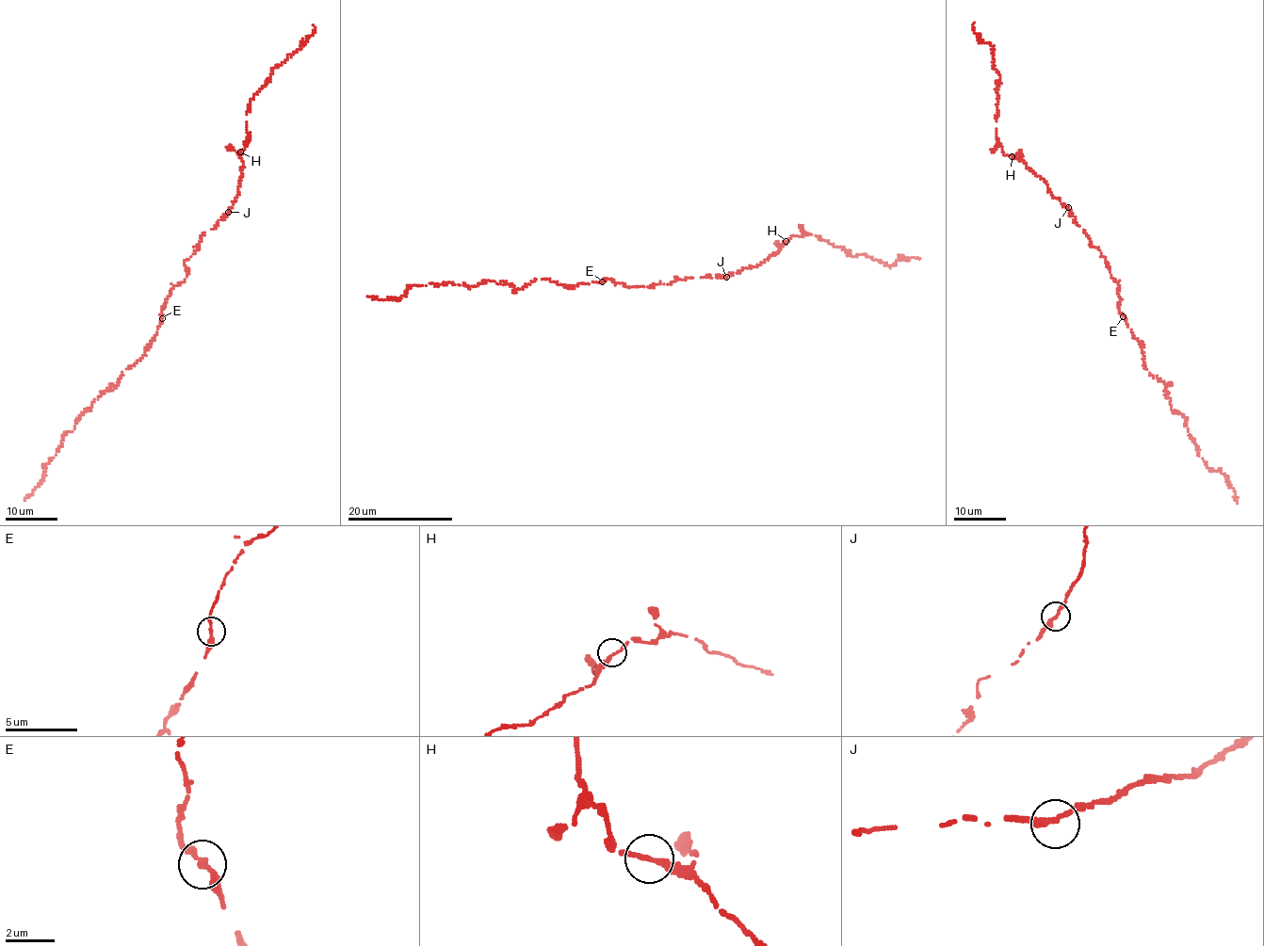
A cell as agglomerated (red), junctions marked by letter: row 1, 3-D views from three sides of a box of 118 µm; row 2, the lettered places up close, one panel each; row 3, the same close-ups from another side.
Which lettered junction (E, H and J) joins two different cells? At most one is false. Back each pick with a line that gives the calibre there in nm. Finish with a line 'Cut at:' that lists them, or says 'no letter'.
Cut at: no letter

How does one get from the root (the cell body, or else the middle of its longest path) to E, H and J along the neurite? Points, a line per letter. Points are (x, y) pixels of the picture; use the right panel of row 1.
E: (1106, 261), (1112, 279), (1119, 284), (1121, 300), (1118, 310), (1123, 316)
H: (1106, 261), (1090, 242), (1086, 232), (1077, 224), (1068, 209), (1050, 193), (1047, 184), (1012, 156)
J: (1106, 261), (1090, 242), (1086, 232), (1077, 224), (1068, 207)

